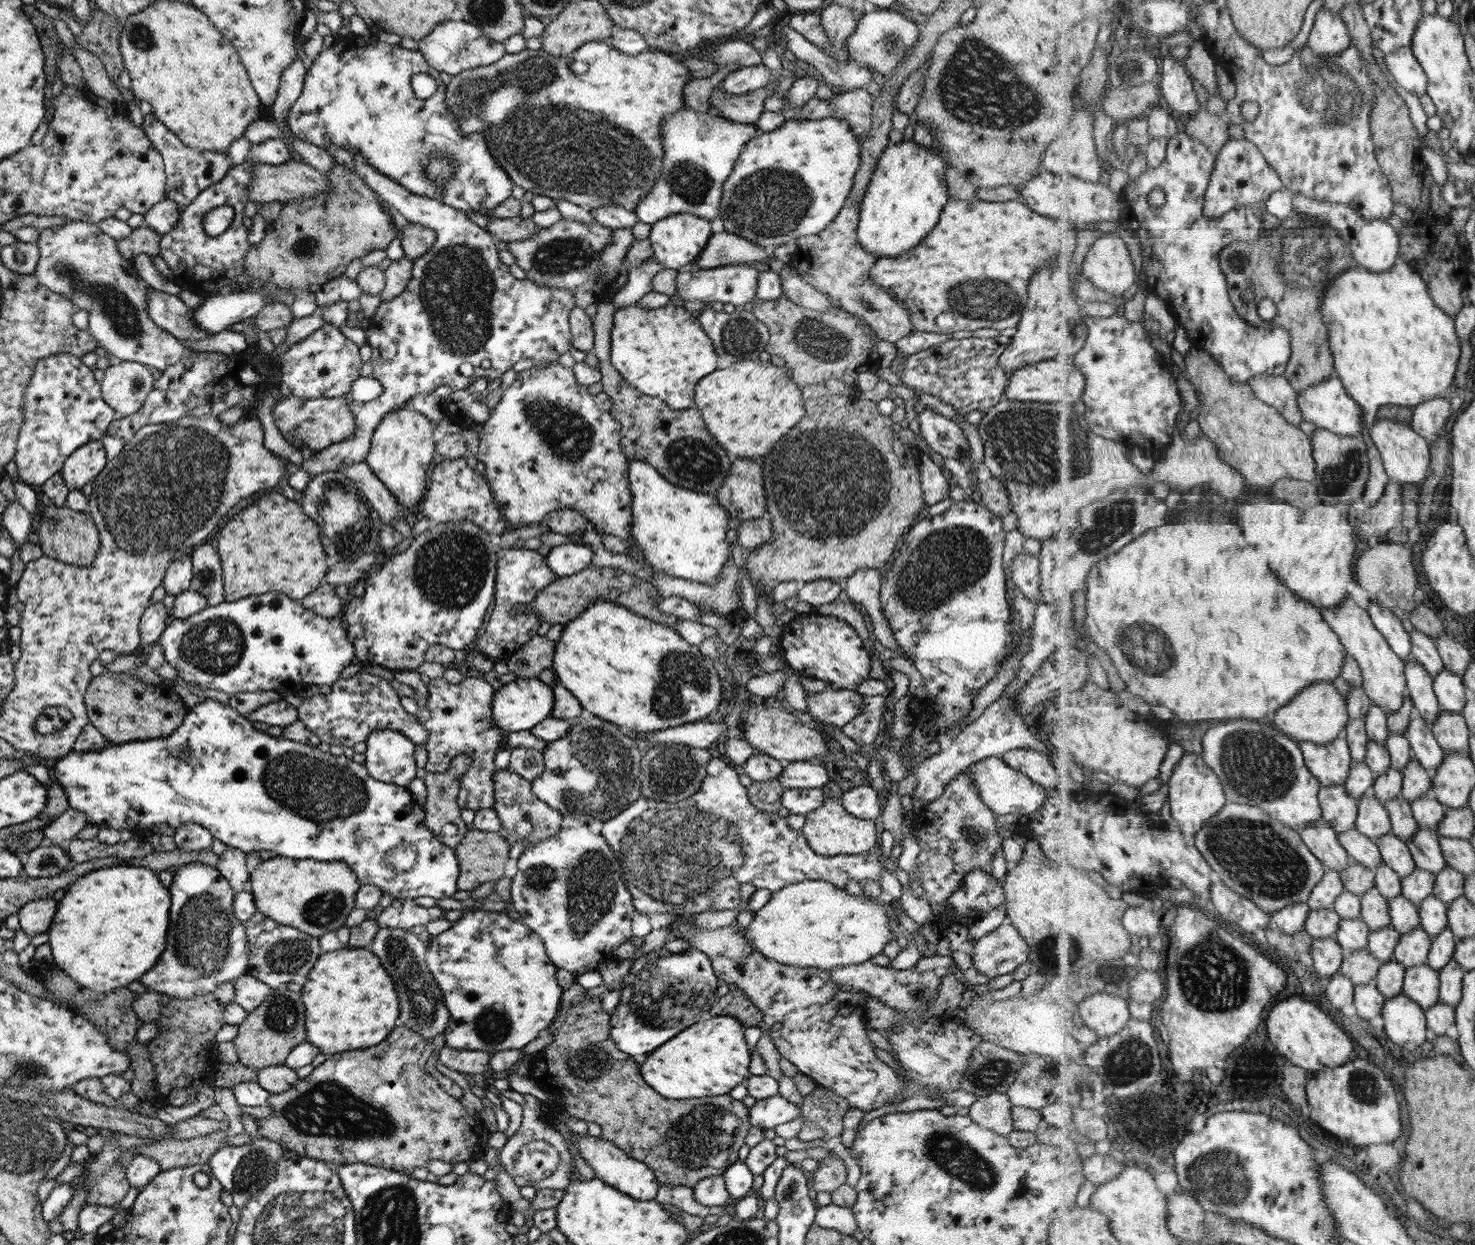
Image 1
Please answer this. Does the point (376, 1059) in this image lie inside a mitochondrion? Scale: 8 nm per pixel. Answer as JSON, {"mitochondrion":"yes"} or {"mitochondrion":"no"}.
{"mitochondrion":"no"}

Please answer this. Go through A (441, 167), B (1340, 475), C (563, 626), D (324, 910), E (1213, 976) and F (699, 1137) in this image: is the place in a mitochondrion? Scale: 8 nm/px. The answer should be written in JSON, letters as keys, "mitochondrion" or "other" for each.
{"A":"mitochondrion","B":"mitochondrion","C":"other","D":"mitochondrion","E":"mitochondrion","F":"mitochondrion"}

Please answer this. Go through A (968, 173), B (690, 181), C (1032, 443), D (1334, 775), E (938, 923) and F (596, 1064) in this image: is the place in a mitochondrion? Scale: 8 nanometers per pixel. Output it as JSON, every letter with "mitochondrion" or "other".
{"A":"other","B":"mitochondrion","C":"mitochondrion","D":"other","E":"other","F":"mitochondrion"}

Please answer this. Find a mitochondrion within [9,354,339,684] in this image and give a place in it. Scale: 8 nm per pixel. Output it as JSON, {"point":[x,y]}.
{"point":[167,488]}

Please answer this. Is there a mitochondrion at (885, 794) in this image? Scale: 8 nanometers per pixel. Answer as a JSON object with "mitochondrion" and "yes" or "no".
{"mitochondrion":"no"}

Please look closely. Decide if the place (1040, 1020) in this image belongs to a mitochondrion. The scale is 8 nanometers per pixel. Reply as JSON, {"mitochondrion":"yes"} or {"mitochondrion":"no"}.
{"mitochondrion":"no"}

